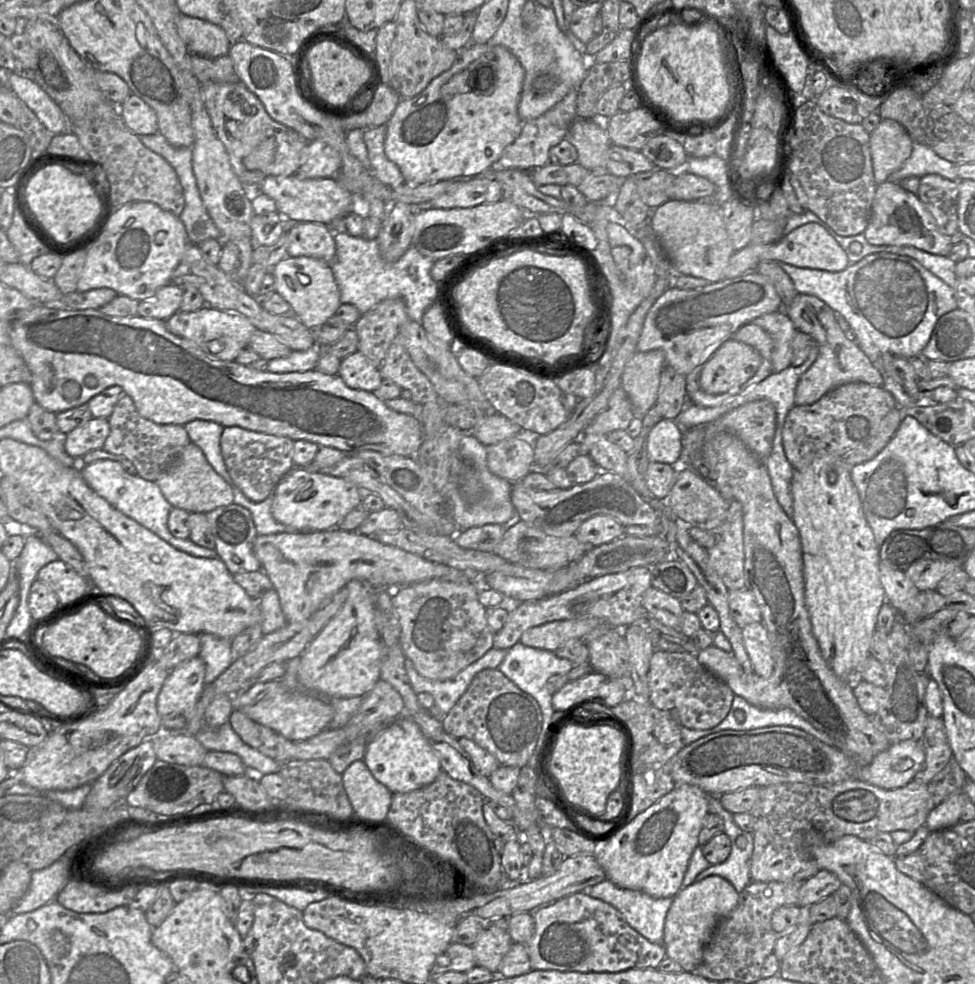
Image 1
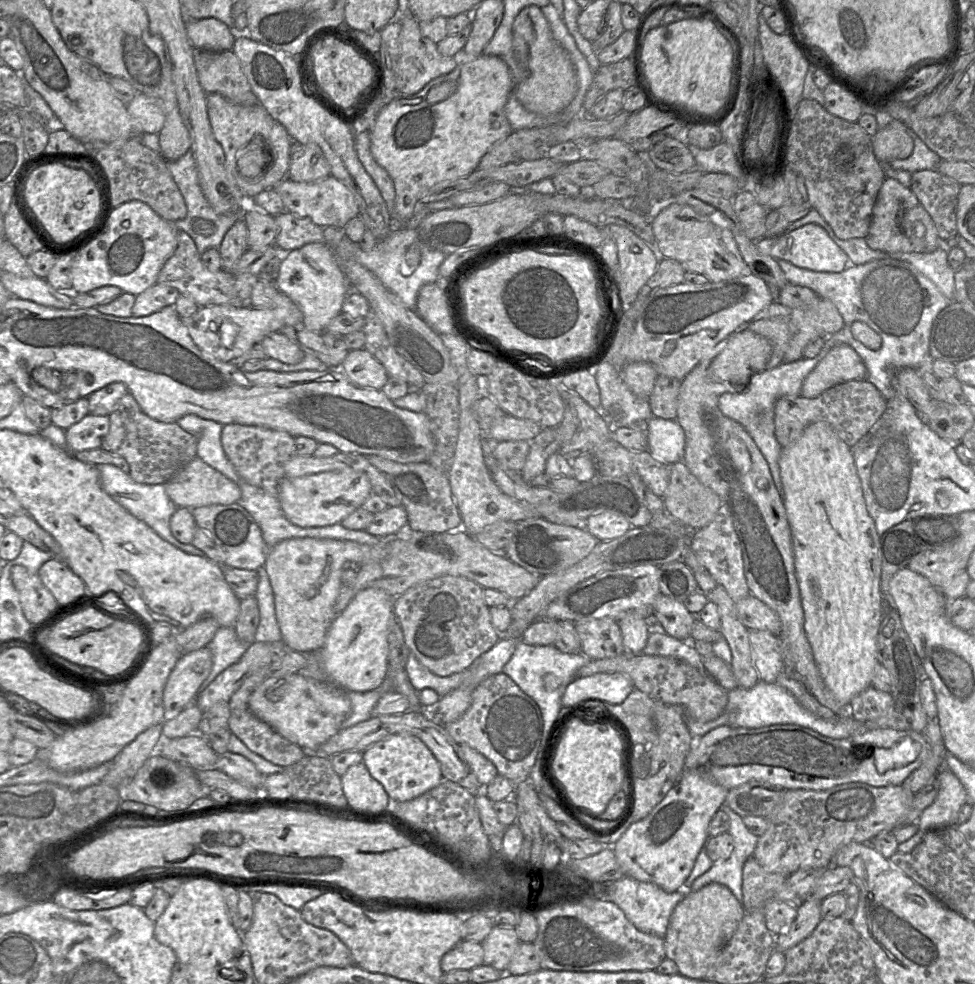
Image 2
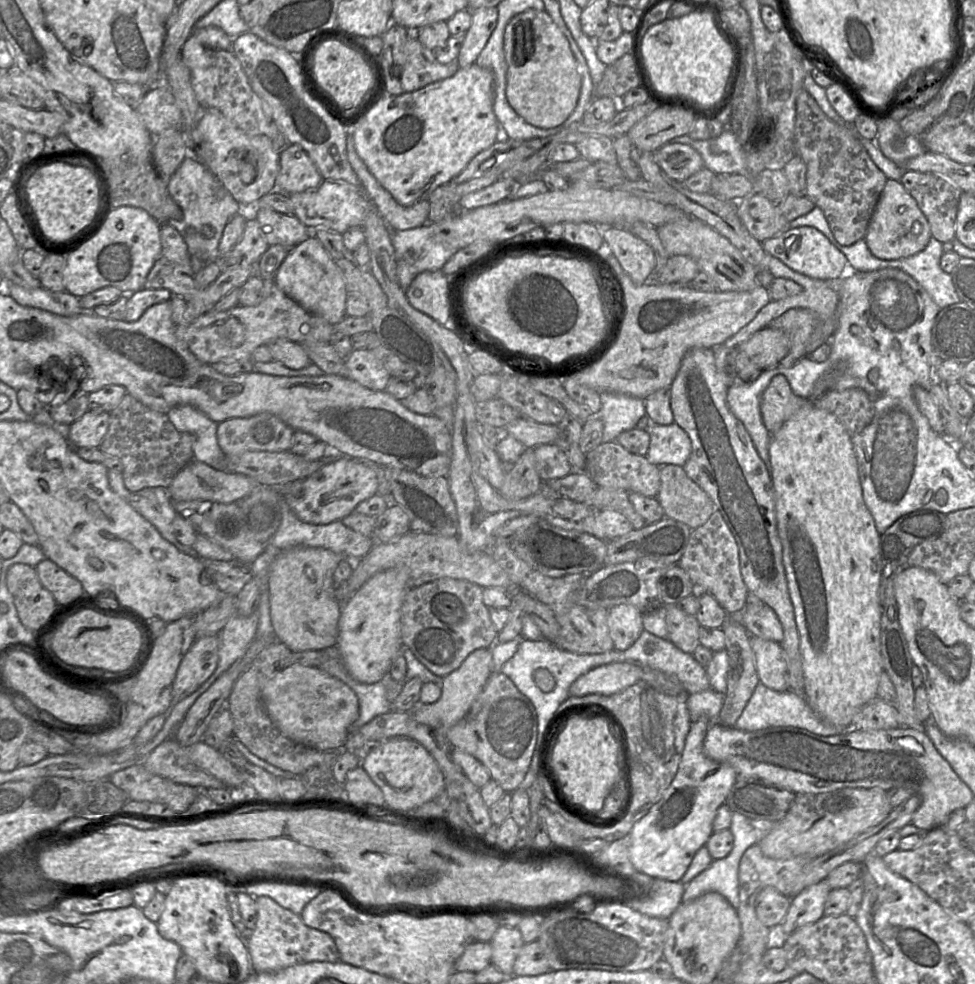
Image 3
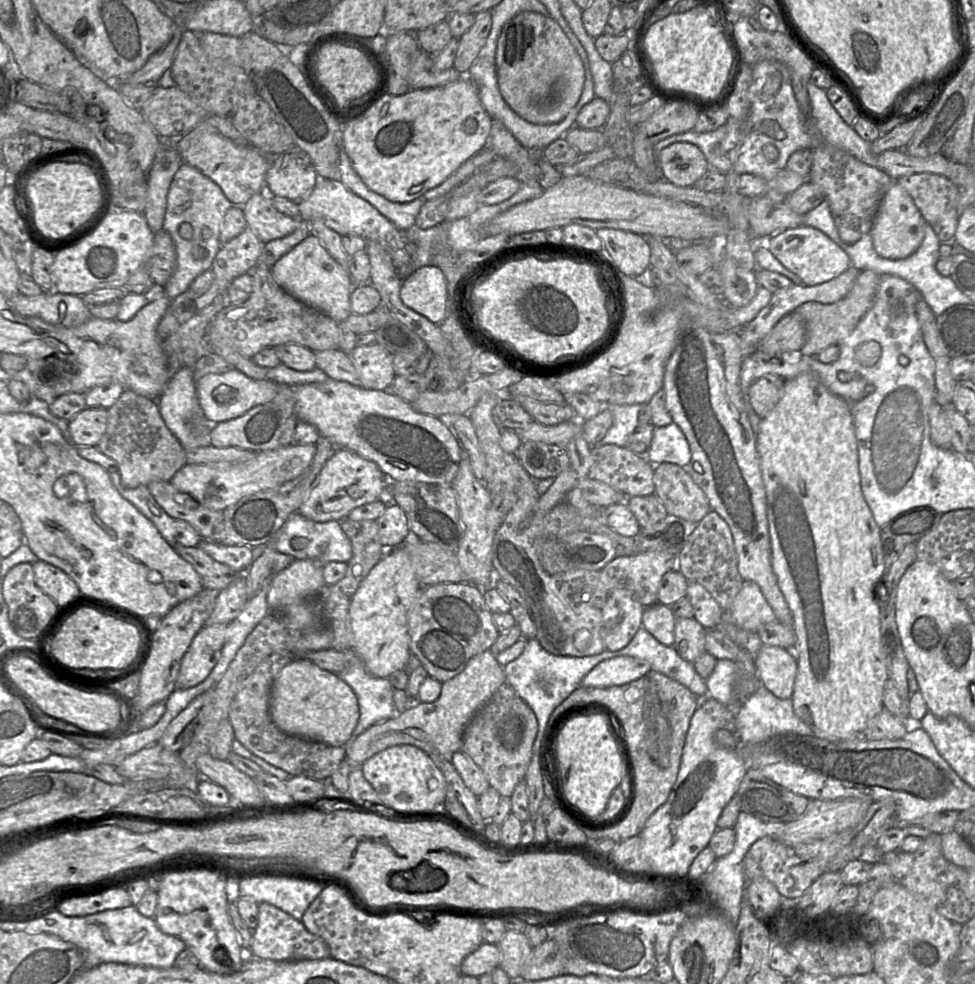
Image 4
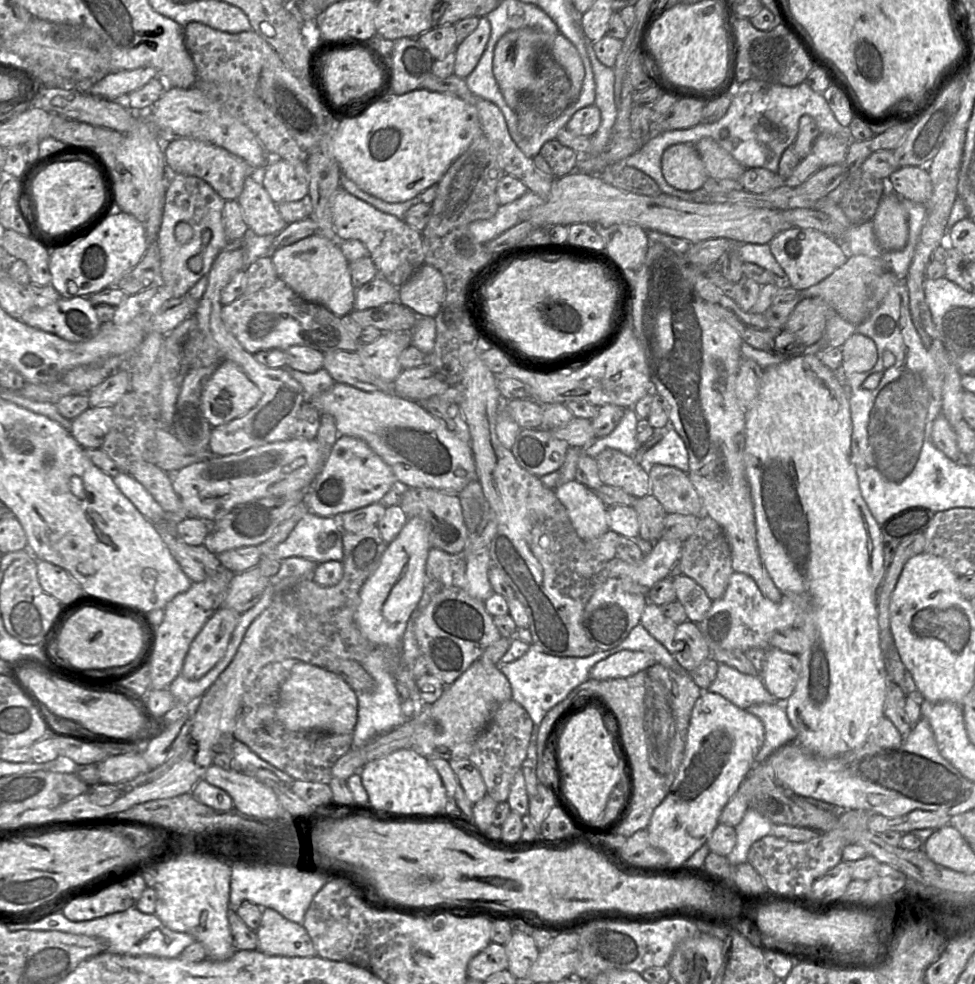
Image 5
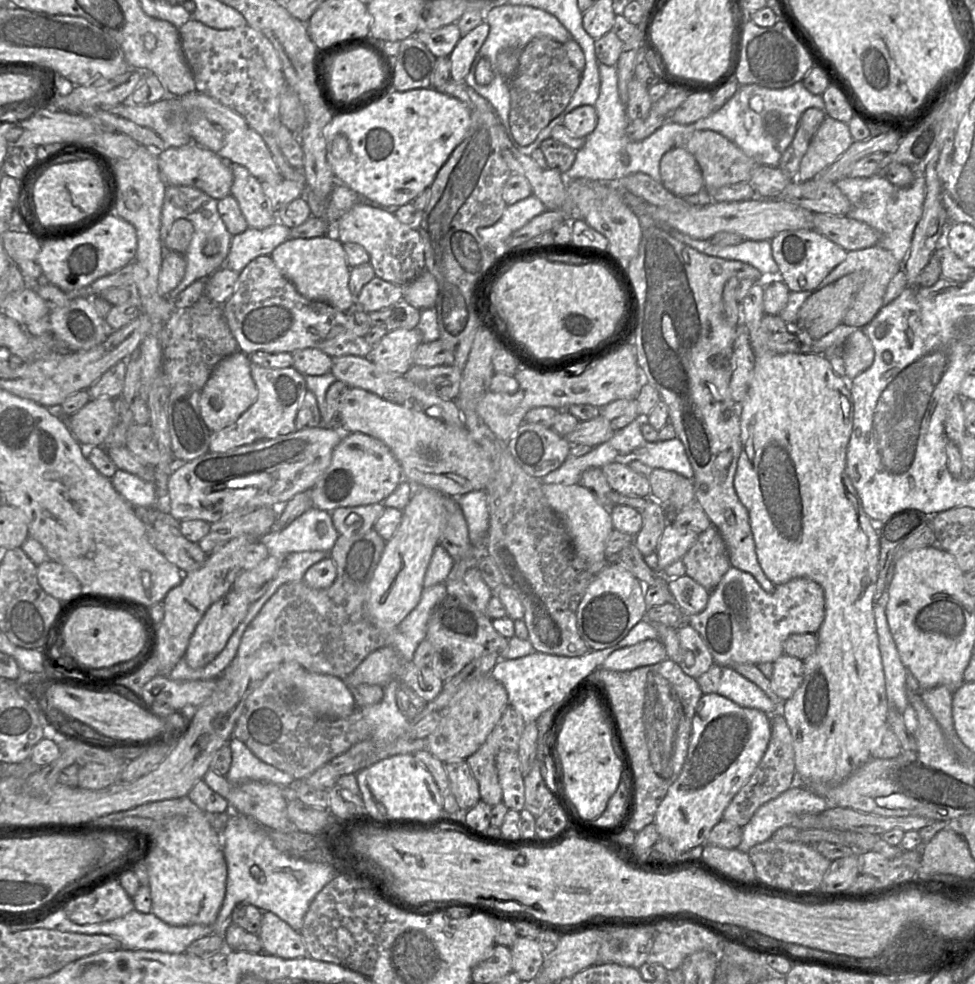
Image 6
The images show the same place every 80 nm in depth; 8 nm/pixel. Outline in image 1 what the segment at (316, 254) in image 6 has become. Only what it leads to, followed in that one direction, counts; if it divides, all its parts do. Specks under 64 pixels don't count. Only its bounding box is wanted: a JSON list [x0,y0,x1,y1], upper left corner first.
[267,256,341,329]

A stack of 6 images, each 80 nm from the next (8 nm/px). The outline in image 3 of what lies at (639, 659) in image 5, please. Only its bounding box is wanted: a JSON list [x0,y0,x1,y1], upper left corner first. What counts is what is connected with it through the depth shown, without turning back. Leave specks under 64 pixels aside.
[569,663,643,696]

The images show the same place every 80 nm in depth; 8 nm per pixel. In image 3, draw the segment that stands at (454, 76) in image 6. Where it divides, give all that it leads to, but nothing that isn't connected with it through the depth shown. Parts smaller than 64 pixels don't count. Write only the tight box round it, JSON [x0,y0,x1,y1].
[457,7,498,68]

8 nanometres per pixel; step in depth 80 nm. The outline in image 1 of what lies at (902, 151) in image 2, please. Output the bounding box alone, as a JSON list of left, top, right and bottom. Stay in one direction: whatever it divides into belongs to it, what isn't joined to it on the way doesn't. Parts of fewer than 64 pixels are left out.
[870,119,913,184]

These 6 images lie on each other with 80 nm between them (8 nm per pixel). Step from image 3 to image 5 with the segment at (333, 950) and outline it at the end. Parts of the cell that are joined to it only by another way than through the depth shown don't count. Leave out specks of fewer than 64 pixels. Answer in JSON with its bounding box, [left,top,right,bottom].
[255,908,317,957]

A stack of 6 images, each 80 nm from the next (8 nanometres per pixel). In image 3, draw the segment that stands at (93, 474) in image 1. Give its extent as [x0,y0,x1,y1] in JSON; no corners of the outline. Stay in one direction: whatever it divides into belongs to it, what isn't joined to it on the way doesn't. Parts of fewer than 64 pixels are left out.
[108,470,196,555]

